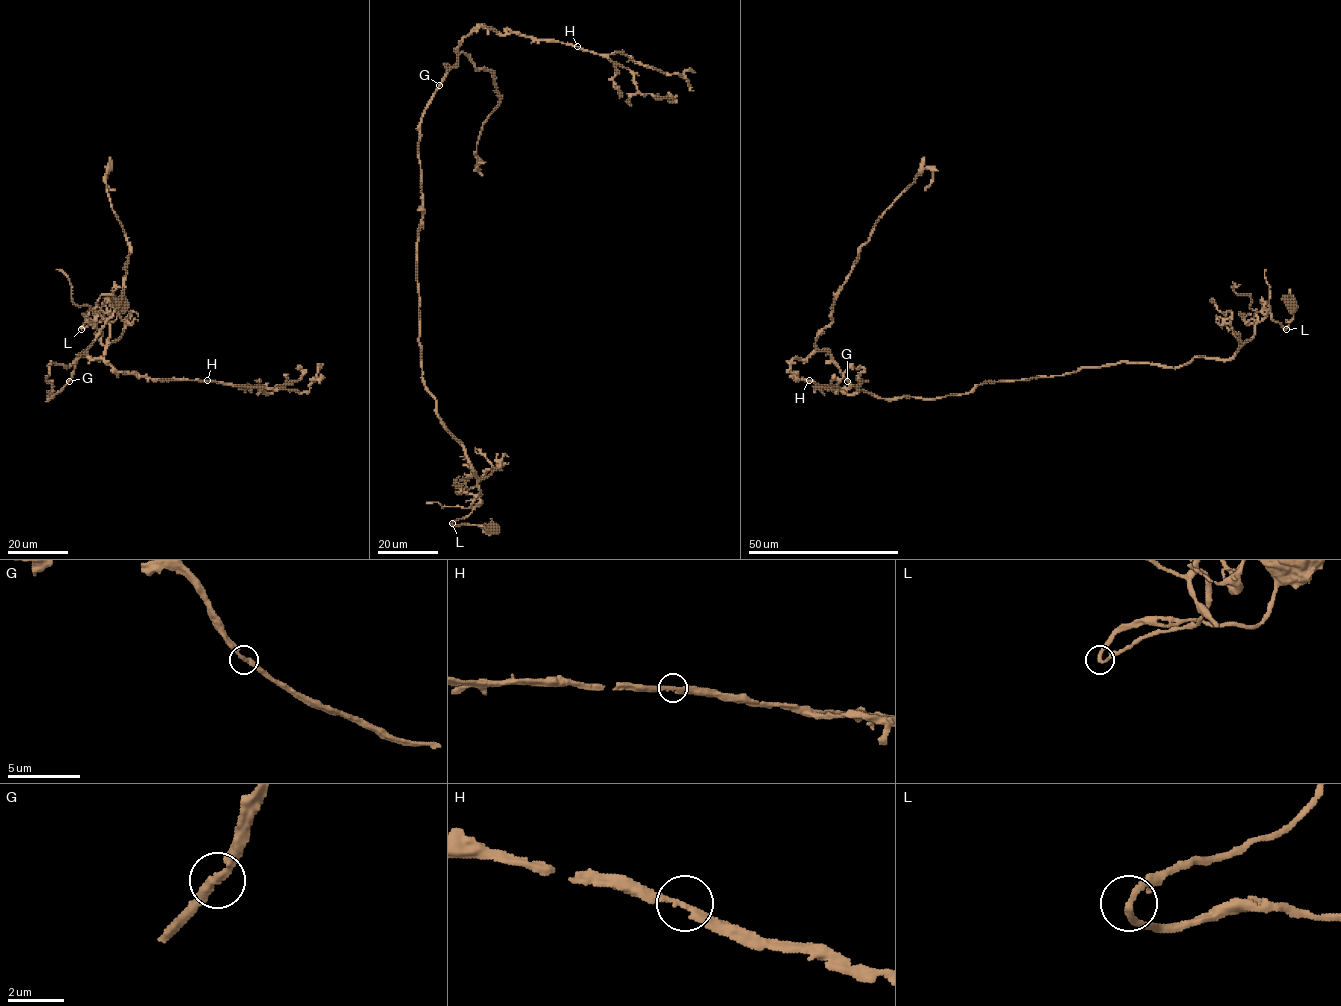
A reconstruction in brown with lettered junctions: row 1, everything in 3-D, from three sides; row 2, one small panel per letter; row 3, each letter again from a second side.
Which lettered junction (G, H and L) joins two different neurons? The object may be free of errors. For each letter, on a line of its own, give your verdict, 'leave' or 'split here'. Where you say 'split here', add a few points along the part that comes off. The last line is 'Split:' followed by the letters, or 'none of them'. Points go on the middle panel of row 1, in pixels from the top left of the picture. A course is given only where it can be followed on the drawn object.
G: leave
H: leave
L: leave
Split: none of them

